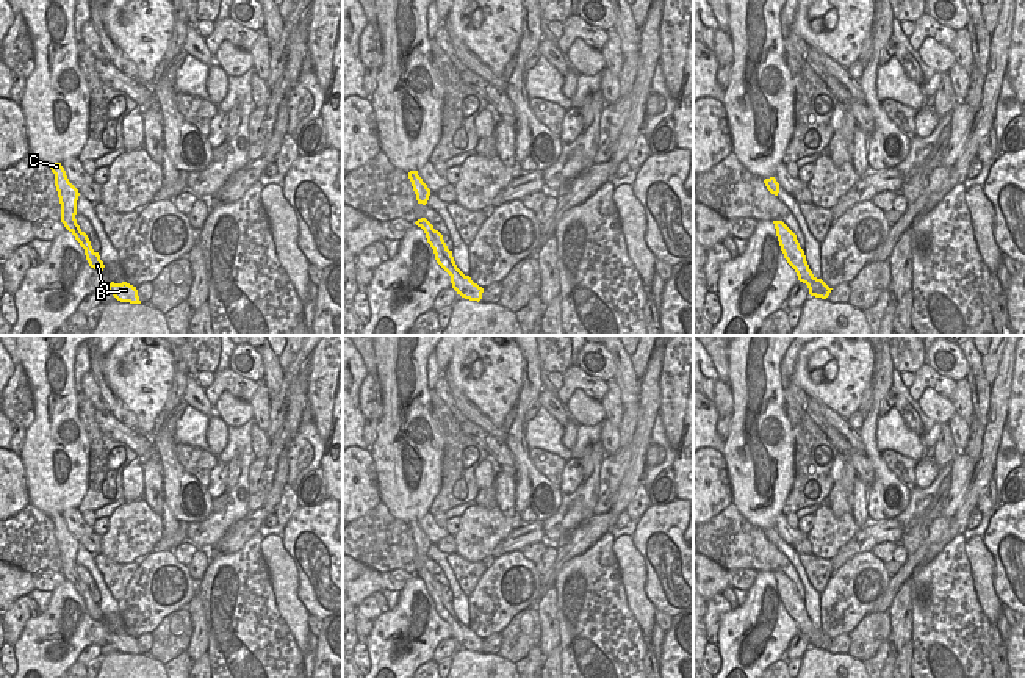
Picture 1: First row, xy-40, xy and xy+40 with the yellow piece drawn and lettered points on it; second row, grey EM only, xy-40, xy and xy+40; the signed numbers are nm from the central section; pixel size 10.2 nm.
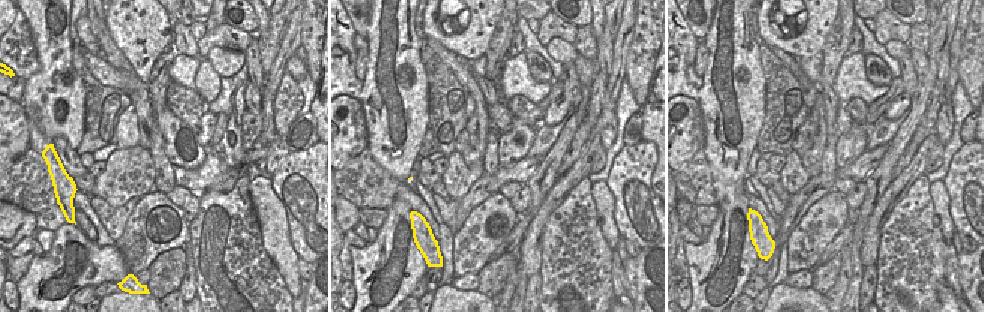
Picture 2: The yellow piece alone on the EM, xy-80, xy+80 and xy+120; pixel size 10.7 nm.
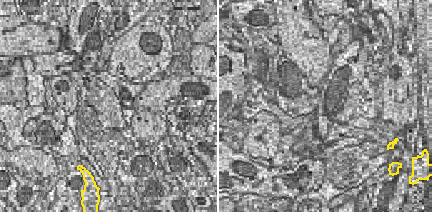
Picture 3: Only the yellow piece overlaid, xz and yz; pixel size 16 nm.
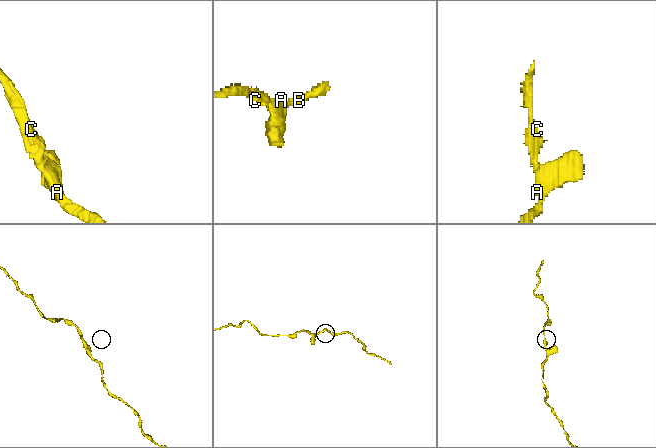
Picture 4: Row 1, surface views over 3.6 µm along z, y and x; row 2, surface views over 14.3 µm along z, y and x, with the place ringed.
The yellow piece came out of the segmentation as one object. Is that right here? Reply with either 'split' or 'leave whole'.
leave whole

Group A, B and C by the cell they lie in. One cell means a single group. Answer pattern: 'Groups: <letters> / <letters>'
Groups: A B C

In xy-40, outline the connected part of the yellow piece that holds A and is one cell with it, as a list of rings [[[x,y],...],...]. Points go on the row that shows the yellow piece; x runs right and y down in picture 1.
[[[50,163],[49,168],[55,174],[55,186],[56,186],[59,204],[61,204],[61,222],[75,236],[80,246],[85,249],[85,255],[89,266],[97,271],[103,271],[105,265],[100,260],[99,252],[92,249],[88,235],[80,229],[75,219],[77,200],[80,196],[78,189],[69,182],[61,163]]]

